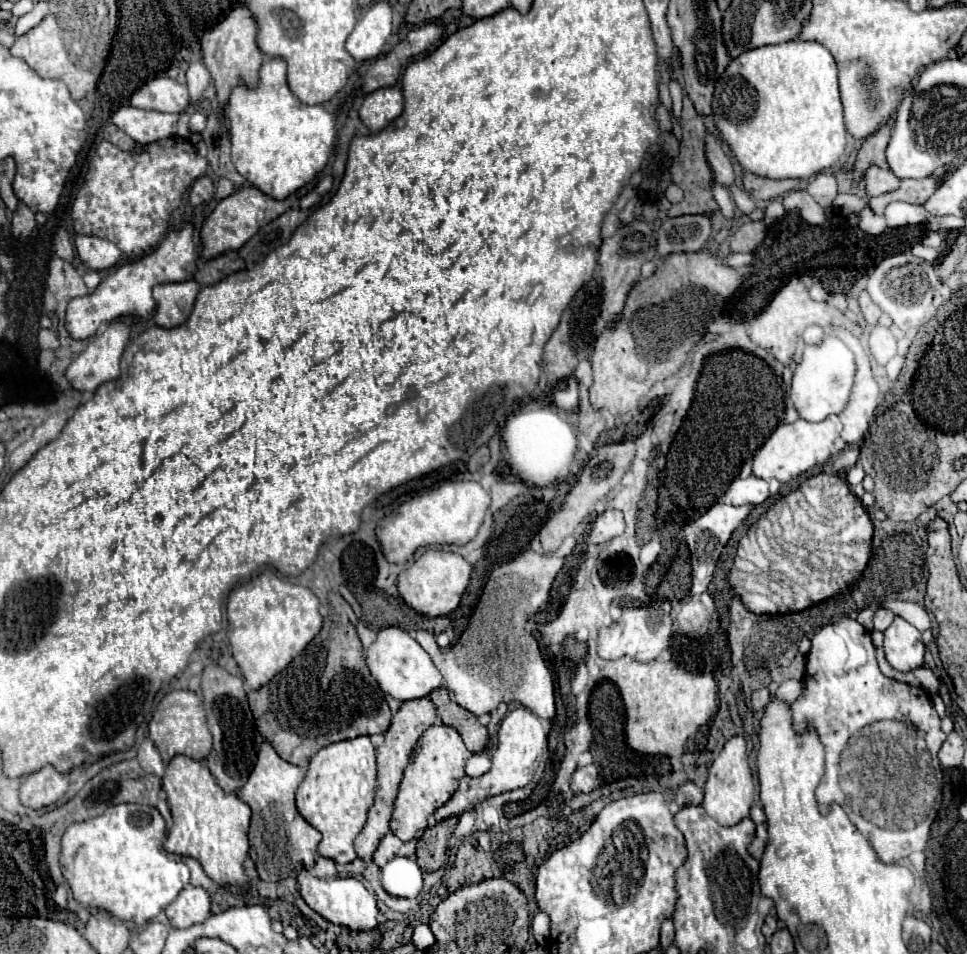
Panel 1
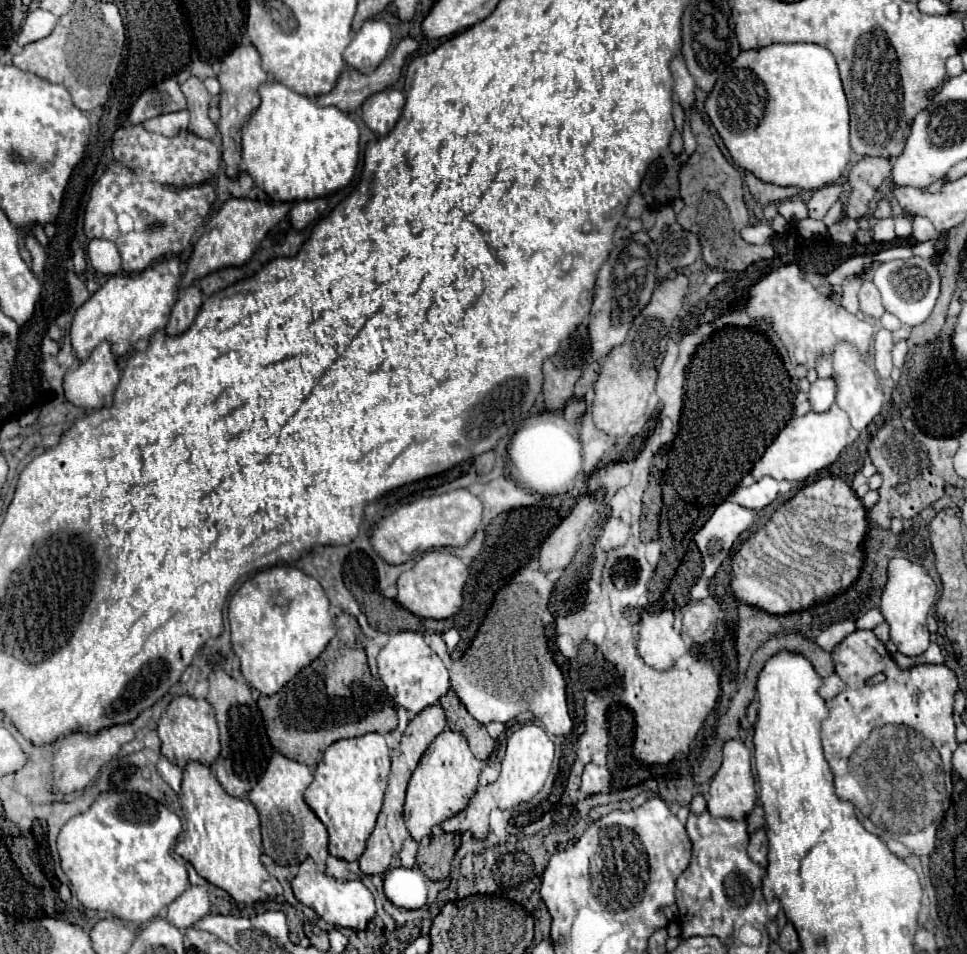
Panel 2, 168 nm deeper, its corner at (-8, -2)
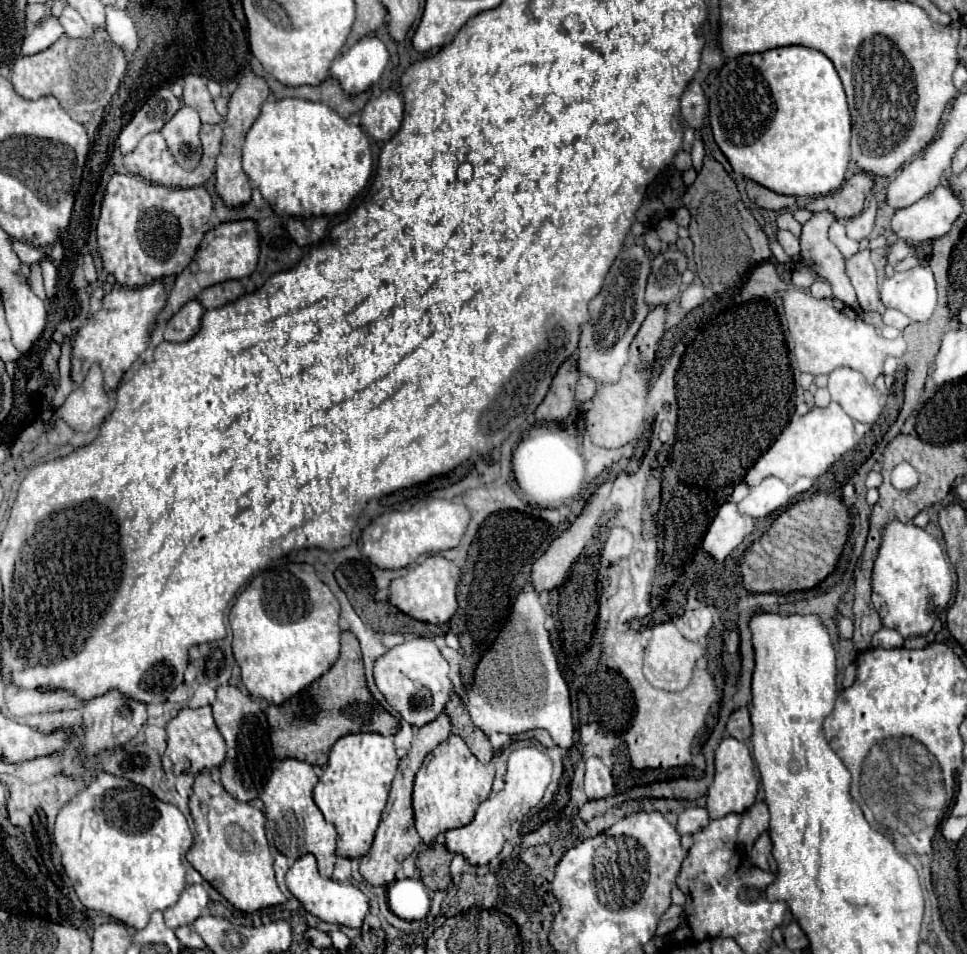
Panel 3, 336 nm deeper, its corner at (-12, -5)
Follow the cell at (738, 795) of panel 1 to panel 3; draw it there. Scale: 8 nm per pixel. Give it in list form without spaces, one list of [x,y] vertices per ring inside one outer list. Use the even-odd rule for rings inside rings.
[[[724,737],[716,749],[716,777],[708,789],[706,809],[710,819],[720,819],[722,815],[728,815],[728,813],[744,813],[754,805],[757,791],[758,779],[754,773],[754,761],[752,761],[750,749],[734,737]]]

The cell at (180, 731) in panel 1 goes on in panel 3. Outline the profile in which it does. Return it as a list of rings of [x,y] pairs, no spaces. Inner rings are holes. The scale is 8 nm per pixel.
[[[206,705],[206,707],[198,707],[198,709],[190,709],[190,707],[180,709],[180,713],[168,721],[166,733],[168,733],[168,747],[162,757],[166,769],[170,767],[174,773],[198,775],[204,769],[220,767],[224,763],[226,745],[214,723],[212,707]]]

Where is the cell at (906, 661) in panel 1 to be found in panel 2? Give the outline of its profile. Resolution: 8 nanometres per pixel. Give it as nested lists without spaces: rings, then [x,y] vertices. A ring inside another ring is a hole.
[[[902,556],[892,558],[888,562],[888,580],[880,596],[880,612],[890,624],[890,640],[898,646],[898,652],[906,656],[918,656],[926,652],[930,644],[930,632],[926,626],[926,618],[936,598],[938,598],[938,586],[920,562],[914,562]]]

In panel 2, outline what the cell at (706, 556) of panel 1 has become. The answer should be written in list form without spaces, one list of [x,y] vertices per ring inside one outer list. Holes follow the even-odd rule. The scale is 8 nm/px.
[[[722,502],[722,504],[714,510],[714,514],[710,516],[710,520],[698,530],[698,534],[694,536],[694,540],[696,540],[696,544],[698,544],[700,552],[702,552],[704,572],[702,572],[702,578],[690,588],[690,598],[692,598],[692,600],[702,600],[702,598],[706,598],[706,596],[710,594],[710,592],[708,592],[708,582],[710,582],[710,578],[714,576],[714,572],[718,570],[718,566],[722,564],[722,560],[730,554],[730,548],[732,548],[734,540],[736,540],[744,530],[750,528],[754,516],[756,516],[754,510],[742,508],[740,504],[734,504],[734,502]]]

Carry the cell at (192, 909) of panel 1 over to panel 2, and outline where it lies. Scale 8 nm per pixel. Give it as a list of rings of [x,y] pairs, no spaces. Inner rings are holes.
[[[188,886],[182,896],[178,896],[166,910],[166,920],[176,928],[184,930],[194,926],[202,916],[210,912],[208,892],[202,886]]]

